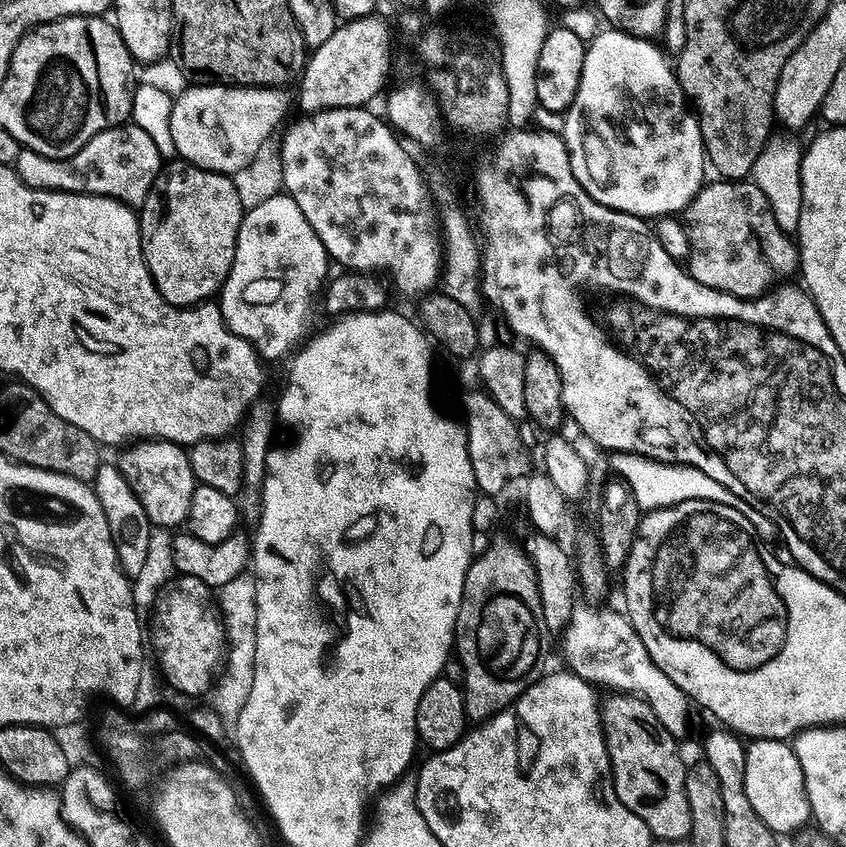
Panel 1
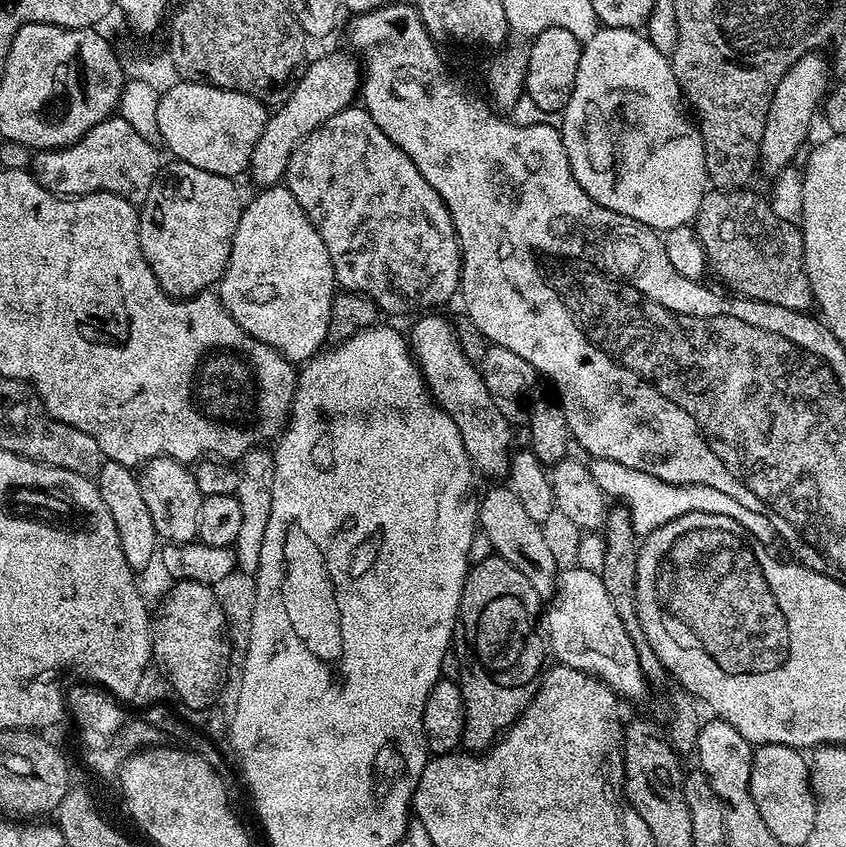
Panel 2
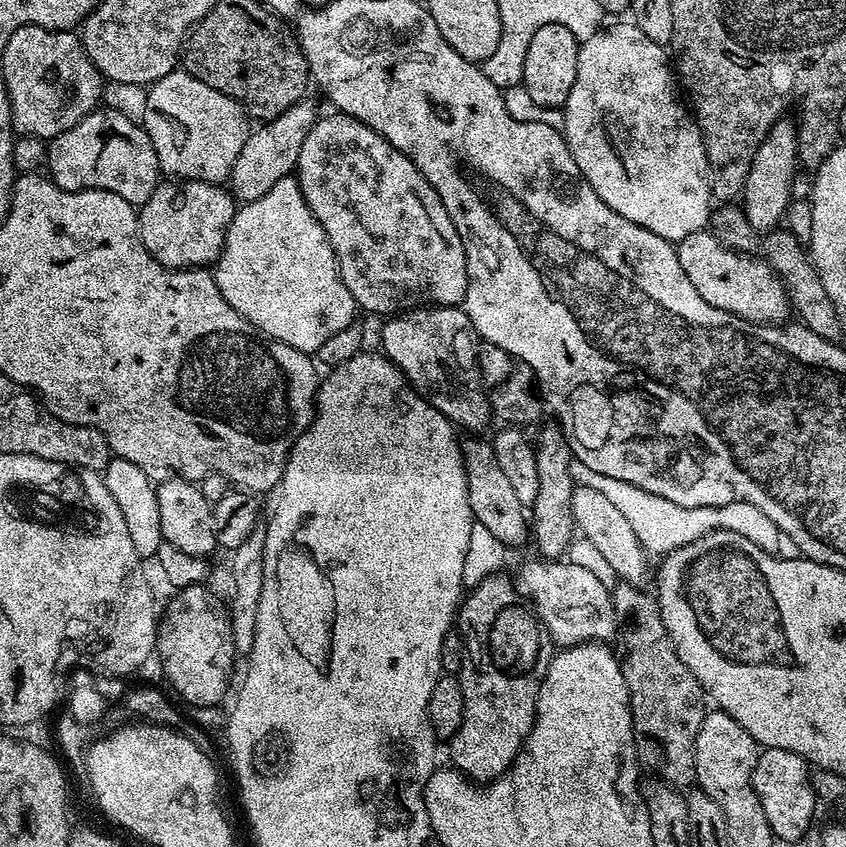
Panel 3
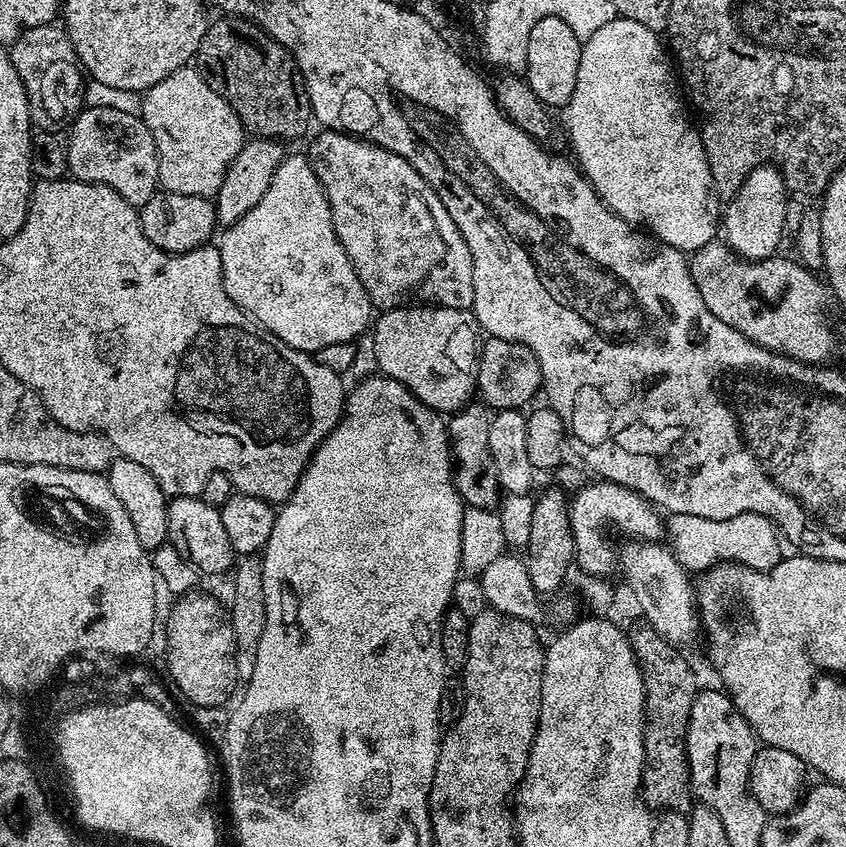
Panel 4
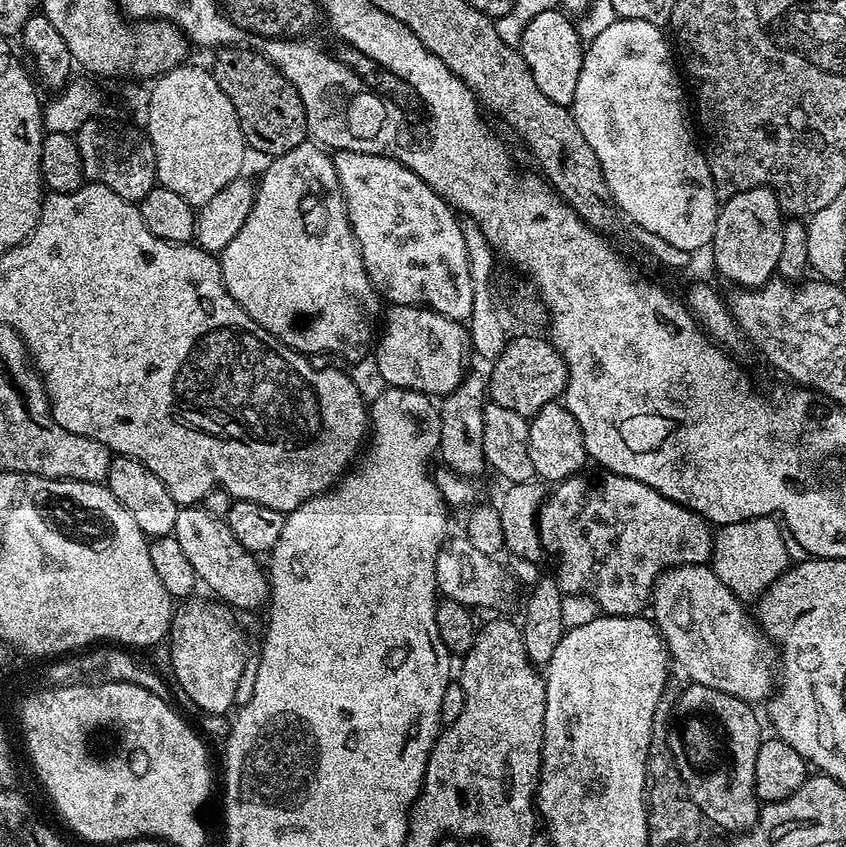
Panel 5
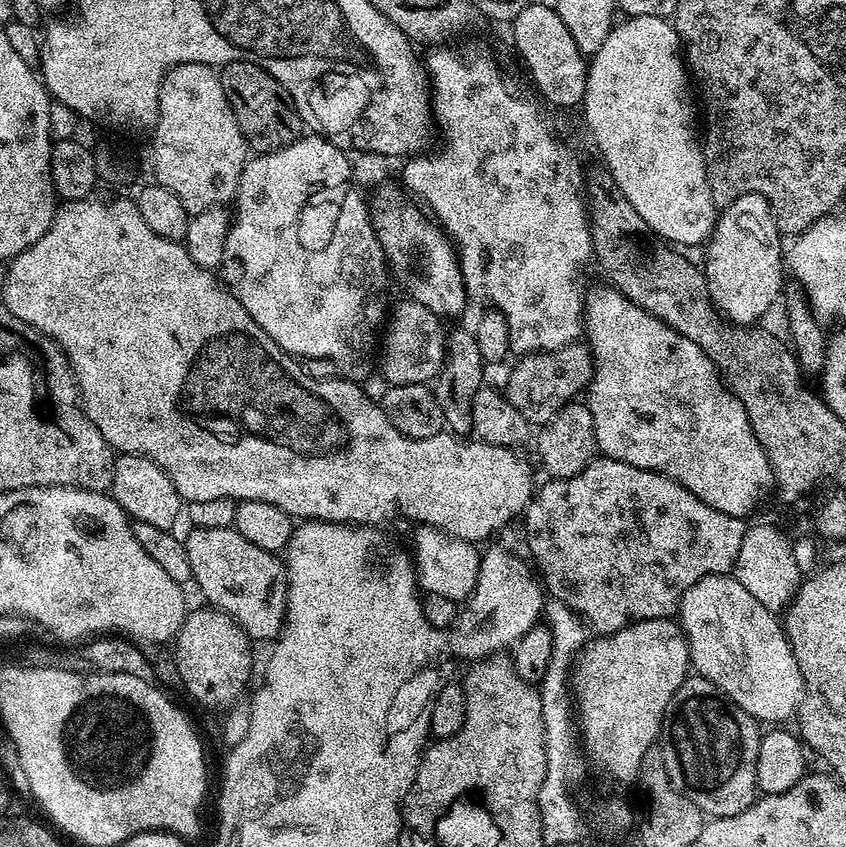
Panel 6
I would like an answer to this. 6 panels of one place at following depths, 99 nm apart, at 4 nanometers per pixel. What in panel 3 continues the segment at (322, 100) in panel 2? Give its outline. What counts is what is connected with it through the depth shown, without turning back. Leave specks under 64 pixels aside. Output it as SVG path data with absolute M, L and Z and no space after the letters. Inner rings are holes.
M311 99L300 100L294 106L290 106L276 120L267 121L260 129L249 131L246 138L246 146L242 146L242 154L238 154L238 162L234 162L230 177L230 191L237 201L249 204L274 182L282 182L282 178L293 175L298 162L298 150L302 150L302 142L306 142L306 134L316 125L318 111L310 102Z

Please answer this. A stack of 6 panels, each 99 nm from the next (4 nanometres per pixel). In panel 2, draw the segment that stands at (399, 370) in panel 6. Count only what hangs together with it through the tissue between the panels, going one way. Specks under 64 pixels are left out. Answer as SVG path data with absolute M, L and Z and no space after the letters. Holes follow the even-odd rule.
M440 314L421 315L408 334L409 348L416 357L425 387L437 405L458 426L473 467L488 476L505 477L511 467L511 421L505 418L494 403L479 367L466 358L455 325L436 315Z

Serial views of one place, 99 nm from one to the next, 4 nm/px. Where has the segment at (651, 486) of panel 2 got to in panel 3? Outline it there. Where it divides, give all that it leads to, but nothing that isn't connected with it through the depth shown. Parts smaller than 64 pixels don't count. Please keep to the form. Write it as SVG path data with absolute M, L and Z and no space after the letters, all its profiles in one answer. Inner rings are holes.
M575 458L570 462L570 478L577 488L590 486L594 490L599 490L626 517L626 522L630 522L630 527L634 529L634 538L638 538L644 551L653 557L663 558L675 548L694 542L708 532L713 532L715 528L742 534L742 538L748 538L750 542L754 542L754 546L767 552L776 554L781 551L779 548L782 537L778 526L774 526L774 522L770 522L770 518L766 518L766 514L762 514L758 506L750 506L737 500L730 502L725 508L677 506L674 502L666 502L666 498L658 498L658 494L650 494L638 486L630 486L630 482L620 482L618 478L598 474L590 470L590 466Z

